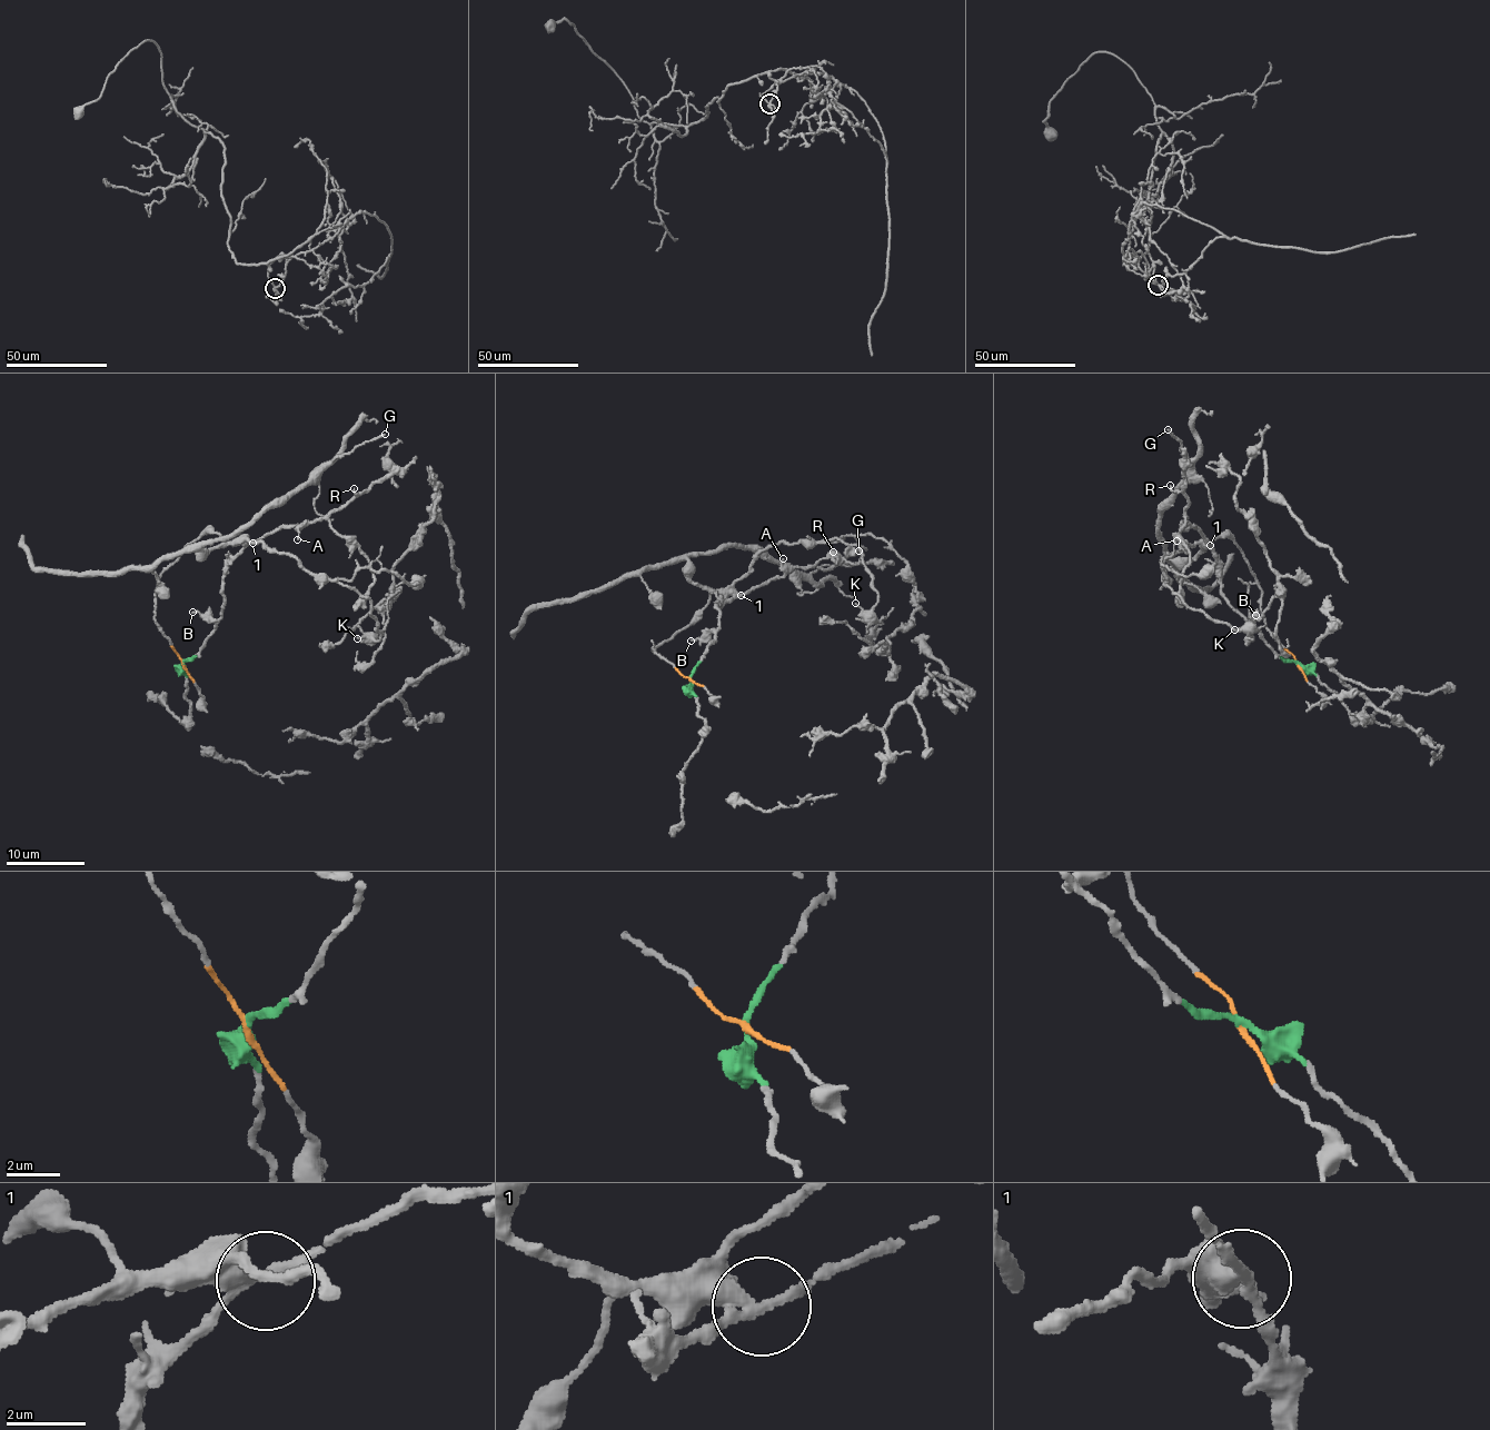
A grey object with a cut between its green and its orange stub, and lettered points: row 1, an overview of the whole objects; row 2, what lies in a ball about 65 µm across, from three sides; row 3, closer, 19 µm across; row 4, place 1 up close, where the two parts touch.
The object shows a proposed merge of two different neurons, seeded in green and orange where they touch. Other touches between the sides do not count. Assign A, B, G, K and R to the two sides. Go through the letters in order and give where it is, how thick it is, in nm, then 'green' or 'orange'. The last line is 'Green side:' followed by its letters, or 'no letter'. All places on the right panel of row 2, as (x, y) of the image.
A: at (1176, 540); 120 nm thick; green
B: at (1255, 615); 160 nm thick; green
G: at (1168, 429); 200 nm thick; orange
K: at (1234, 629); 100 nm thick; orange
R: at (1170, 485); 150 nm thick; green
Green side: A, B, R

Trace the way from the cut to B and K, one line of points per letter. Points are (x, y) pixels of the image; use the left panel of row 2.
B: (182, 663), (189, 659), (214, 626), (212, 621), (192, 611)
K: (182, 663), (156, 622), (156, 584), (205, 533), (261, 542), (353, 586), (380, 632), (357, 638)

